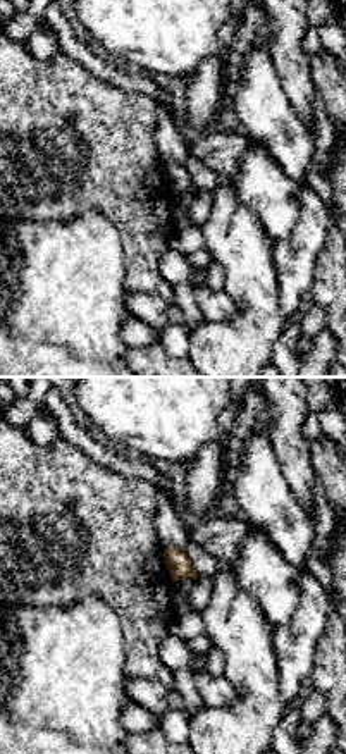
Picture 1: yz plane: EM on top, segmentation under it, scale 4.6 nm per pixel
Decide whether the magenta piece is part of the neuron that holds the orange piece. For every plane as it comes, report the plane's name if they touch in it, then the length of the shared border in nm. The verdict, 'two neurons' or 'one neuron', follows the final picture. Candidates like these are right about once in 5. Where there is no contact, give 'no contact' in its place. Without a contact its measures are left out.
no contact

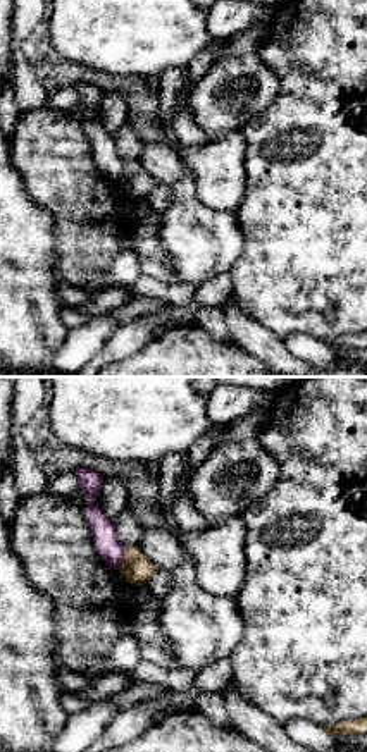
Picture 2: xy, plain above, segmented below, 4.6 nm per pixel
contact in xy; length 110 nm

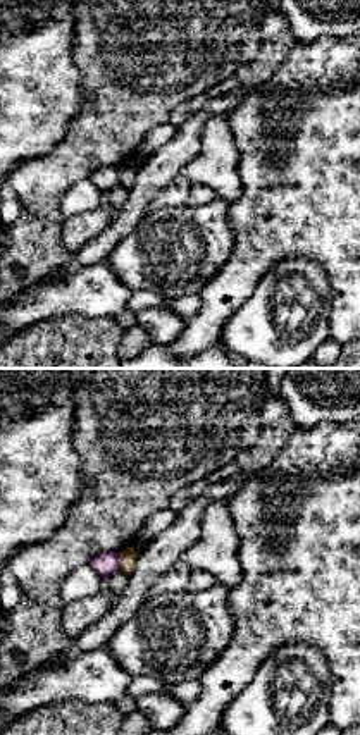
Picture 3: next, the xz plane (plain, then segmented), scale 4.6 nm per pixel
contact in xz; length 80 nm

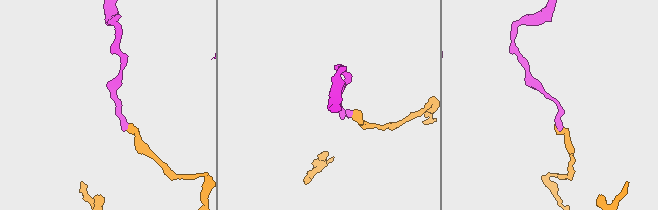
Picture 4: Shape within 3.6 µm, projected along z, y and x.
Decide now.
two neurons

